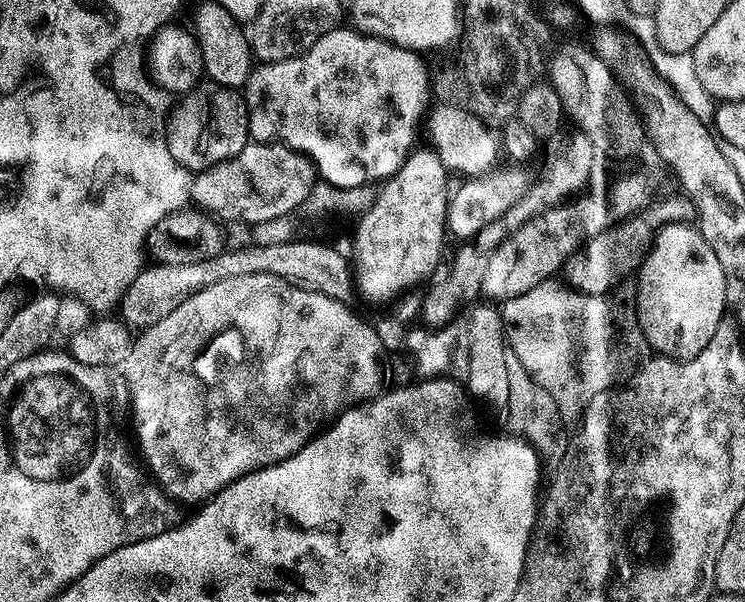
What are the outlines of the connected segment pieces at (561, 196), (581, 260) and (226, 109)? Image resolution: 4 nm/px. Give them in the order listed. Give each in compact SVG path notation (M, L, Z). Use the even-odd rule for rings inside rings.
M576 134L576 137L572 140L572 148L566 149L557 158L556 165L552 168L552 180L540 180L537 184L536 181L531 183L526 194L514 206L510 206L510 209L506 210L503 215L487 223L473 237L472 245L477 249L478 253L487 256L500 246L518 226L525 224L532 217L537 217L540 213L545 213L546 210L559 207L560 204L567 201L571 197L568 195L578 191L587 182L588 175L592 172L592 156L594 157L592 143L583 134Z
M687 195L668 196L665 200L653 199L648 207L640 209L635 216L613 223L597 236L591 237L583 245L579 255L564 265L563 275L566 274L572 279L570 284L575 291L594 296L609 293L623 281L620 280L623 276L631 277L639 269L644 262L644 257L652 248L656 233L661 228L665 228L668 224L691 225L696 219L696 205L688 199Z
M201 82L179 97L166 117L168 149L182 167L195 174L212 168L220 160L235 160L250 142L248 105L237 89L222 84Z

